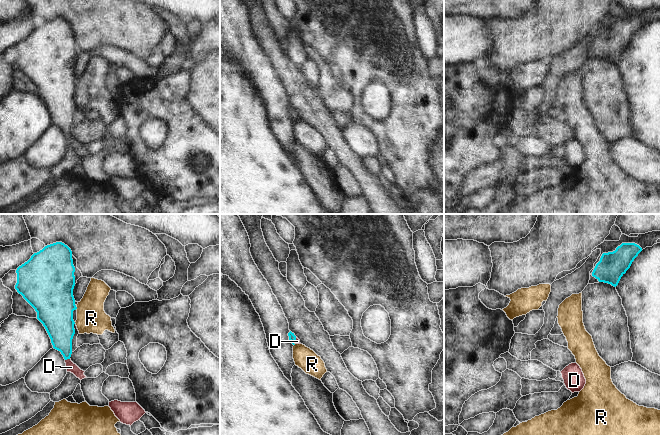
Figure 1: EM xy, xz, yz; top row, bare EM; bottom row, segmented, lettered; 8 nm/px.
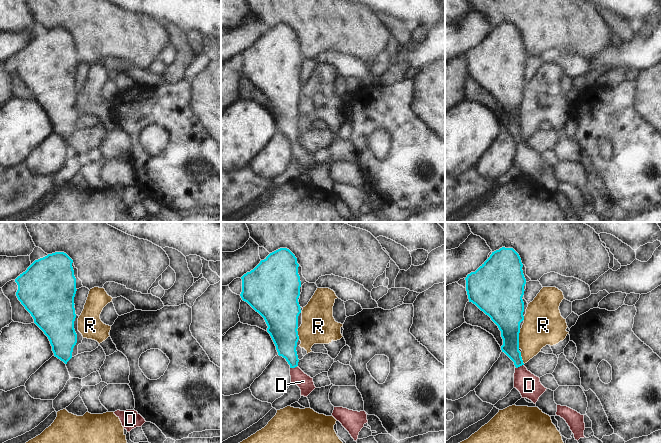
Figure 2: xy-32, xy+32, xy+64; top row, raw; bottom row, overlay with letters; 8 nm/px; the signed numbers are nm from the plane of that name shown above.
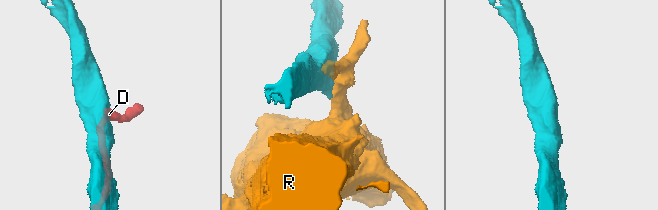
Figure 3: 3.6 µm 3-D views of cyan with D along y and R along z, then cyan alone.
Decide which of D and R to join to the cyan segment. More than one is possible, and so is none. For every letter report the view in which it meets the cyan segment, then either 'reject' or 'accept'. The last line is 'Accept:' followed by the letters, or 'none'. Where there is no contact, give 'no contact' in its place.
D: xy | accept
R: xy | reject
Accept: D

